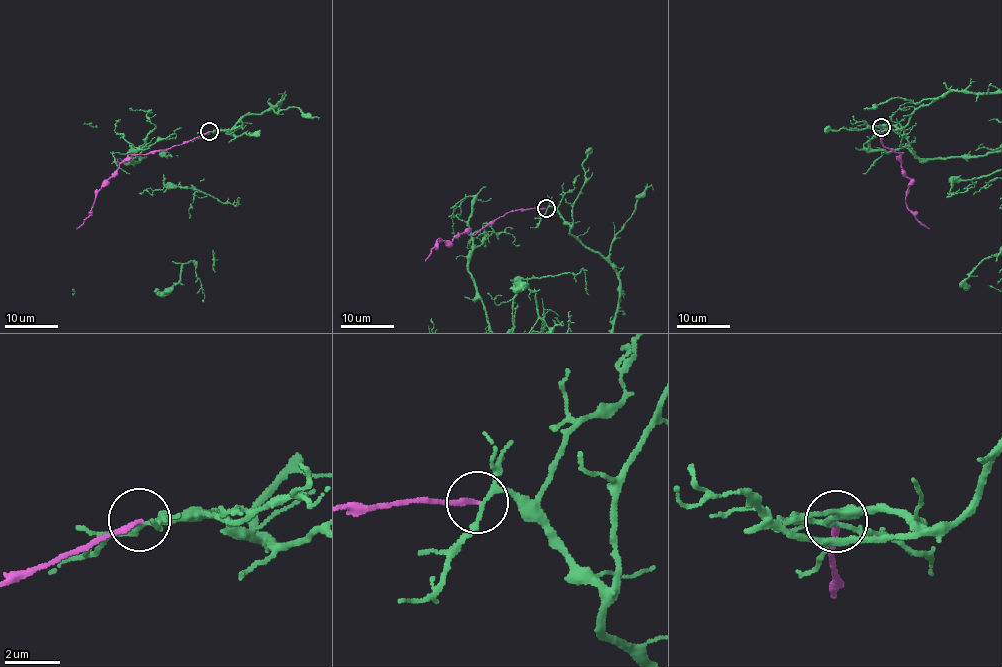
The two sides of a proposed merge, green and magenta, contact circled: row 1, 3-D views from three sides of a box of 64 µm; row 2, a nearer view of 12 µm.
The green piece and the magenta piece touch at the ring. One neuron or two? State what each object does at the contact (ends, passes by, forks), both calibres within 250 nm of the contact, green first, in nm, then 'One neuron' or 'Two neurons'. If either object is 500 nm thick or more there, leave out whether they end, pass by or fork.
At the ring green forks. At the ring magenta ends. Thickness 150 nm (green) against 190 nm. Two neurons

